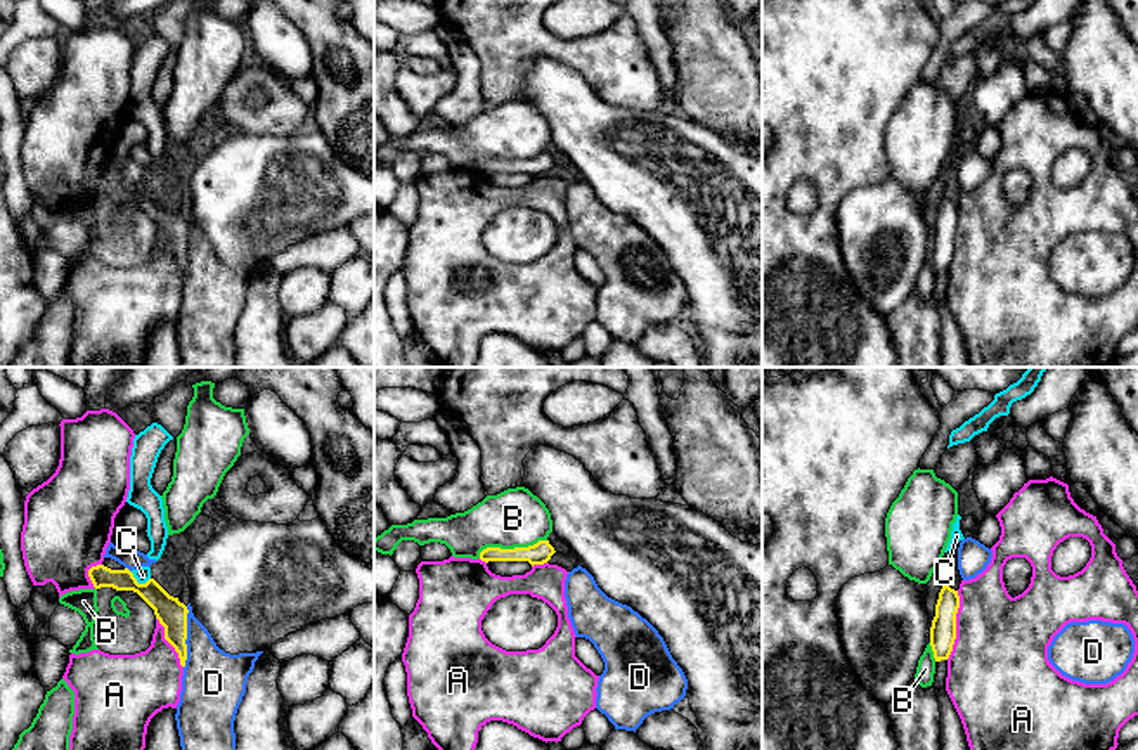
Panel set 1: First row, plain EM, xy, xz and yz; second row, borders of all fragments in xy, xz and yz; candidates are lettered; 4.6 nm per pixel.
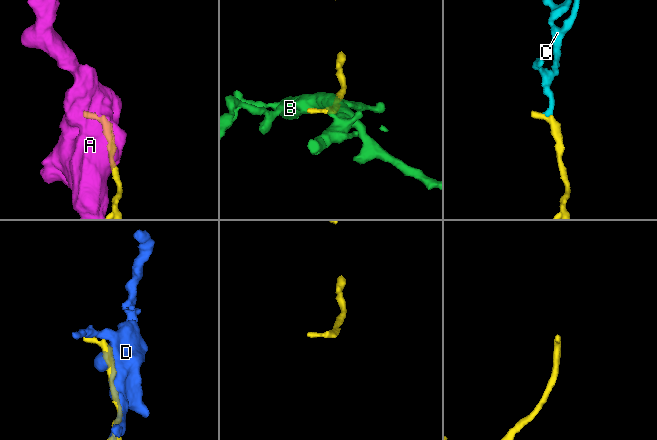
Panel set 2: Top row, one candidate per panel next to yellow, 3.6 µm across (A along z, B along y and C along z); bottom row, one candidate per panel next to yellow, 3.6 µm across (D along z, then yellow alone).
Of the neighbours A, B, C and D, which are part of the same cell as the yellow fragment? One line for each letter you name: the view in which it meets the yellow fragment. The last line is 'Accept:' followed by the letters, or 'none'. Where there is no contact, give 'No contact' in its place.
C: Touches yellow in xy
Accept: C

